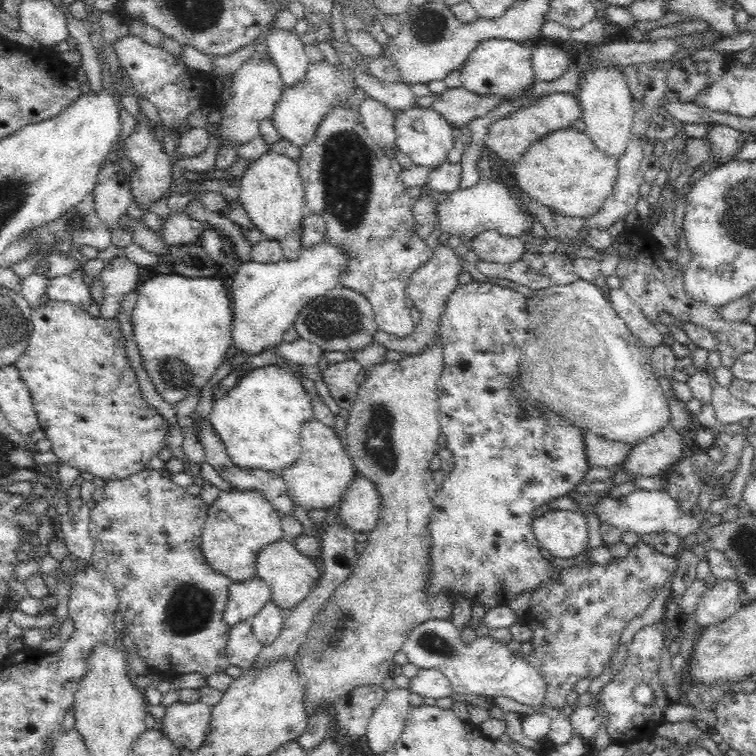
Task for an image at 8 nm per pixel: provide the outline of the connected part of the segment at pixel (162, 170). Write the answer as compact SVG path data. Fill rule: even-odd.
M139 121L134 128L134 132L123 139L125 154L128 160L133 164L132 172L129 175L131 179L131 193L133 203L136 206L148 206L152 202L158 202L164 194L172 192L172 184L178 181L172 178L172 165L168 154L164 153L164 147L154 138L152 126Z

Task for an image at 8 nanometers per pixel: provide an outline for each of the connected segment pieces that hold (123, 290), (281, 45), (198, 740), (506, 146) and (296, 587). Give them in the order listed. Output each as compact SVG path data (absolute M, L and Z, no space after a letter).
M118 256L107 263L100 281L104 285L103 300L101 302L100 316L109 321L121 311L123 297L137 289L140 268L128 258Z
M272 28L262 35L270 59L279 67L284 81L283 88L300 82L308 68L308 58L304 53L303 42L293 32Z
M202 701L193 704L175 702L165 711L165 716L159 722L160 731L175 748L196 754L204 746L211 728L211 708Z
M555 92L542 96L528 107L520 107L504 118L491 123L485 136L485 146L502 162L515 164L531 144L545 139L556 131L572 127L574 120L581 118L581 114L576 94Z
M287 538L267 544L258 553L255 567L257 576L270 587L271 600L285 612L302 602L320 578L320 573L310 557L304 556Z

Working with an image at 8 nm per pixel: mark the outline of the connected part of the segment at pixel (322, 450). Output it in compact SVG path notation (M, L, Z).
M315 418L303 422L301 445L302 452L298 460L279 472L287 484L288 495L306 511L324 508L331 512L357 475L353 459L347 455L344 444L334 429Z

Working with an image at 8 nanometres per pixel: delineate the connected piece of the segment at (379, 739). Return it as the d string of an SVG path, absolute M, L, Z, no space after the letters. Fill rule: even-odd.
M397 688L389 692L380 704L370 721L366 732L366 748L372 755L380 755L397 742L405 728L409 711L411 710L410 690Z

